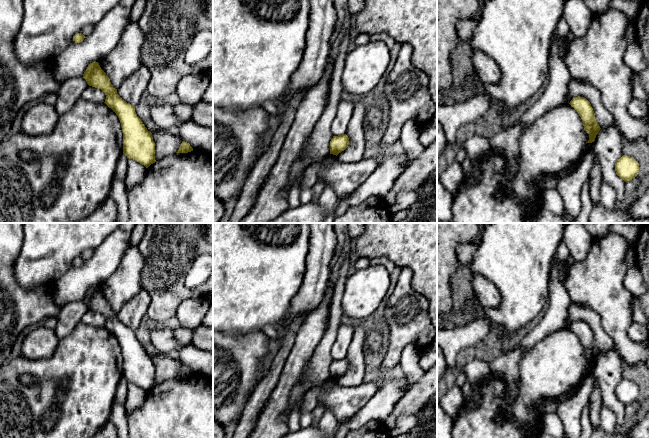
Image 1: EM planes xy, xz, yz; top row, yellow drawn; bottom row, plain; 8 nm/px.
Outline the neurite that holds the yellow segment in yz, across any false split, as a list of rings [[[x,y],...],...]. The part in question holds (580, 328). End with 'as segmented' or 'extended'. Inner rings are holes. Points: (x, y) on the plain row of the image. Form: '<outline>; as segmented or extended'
[[[574,321],[569,327],[582,343],[584,354],[589,358],[588,367],[595,365],[600,355],[600,350],[595,343],[595,338],[590,326],[584,321]]]; as segmented

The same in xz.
[[[346,358],[333,360],[330,365],[330,378],[338,379],[344,375],[349,369],[349,362]]]; as segmented

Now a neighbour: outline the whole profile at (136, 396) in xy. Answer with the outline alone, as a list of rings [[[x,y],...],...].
[[[128,382],[127,398],[123,406],[127,418],[132,412],[134,412],[136,409],[138,409],[143,405],[146,397],[147,397],[147,392],[144,389],[140,388],[139,386],[133,383]]]

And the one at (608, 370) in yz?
[[[616,349],[601,352],[593,376],[599,385],[603,406],[609,407],[616,415],[617,425],[622,425],[626,419],[626,406],[615,396],[616,386],[624,379],[620,353]]]

